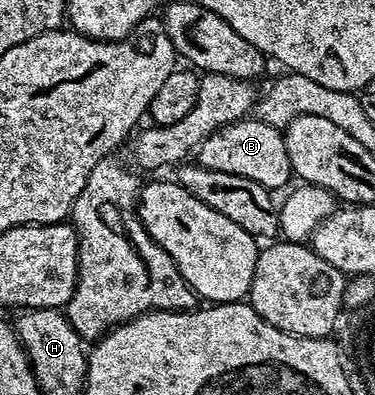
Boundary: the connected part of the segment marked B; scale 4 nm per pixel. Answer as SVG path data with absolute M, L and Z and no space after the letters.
M257 119L233 121L206 137L196 150L197 164L212 171L228 171L228 175L244 175L271 191L279 191L292 181L288 147L283 130Z

